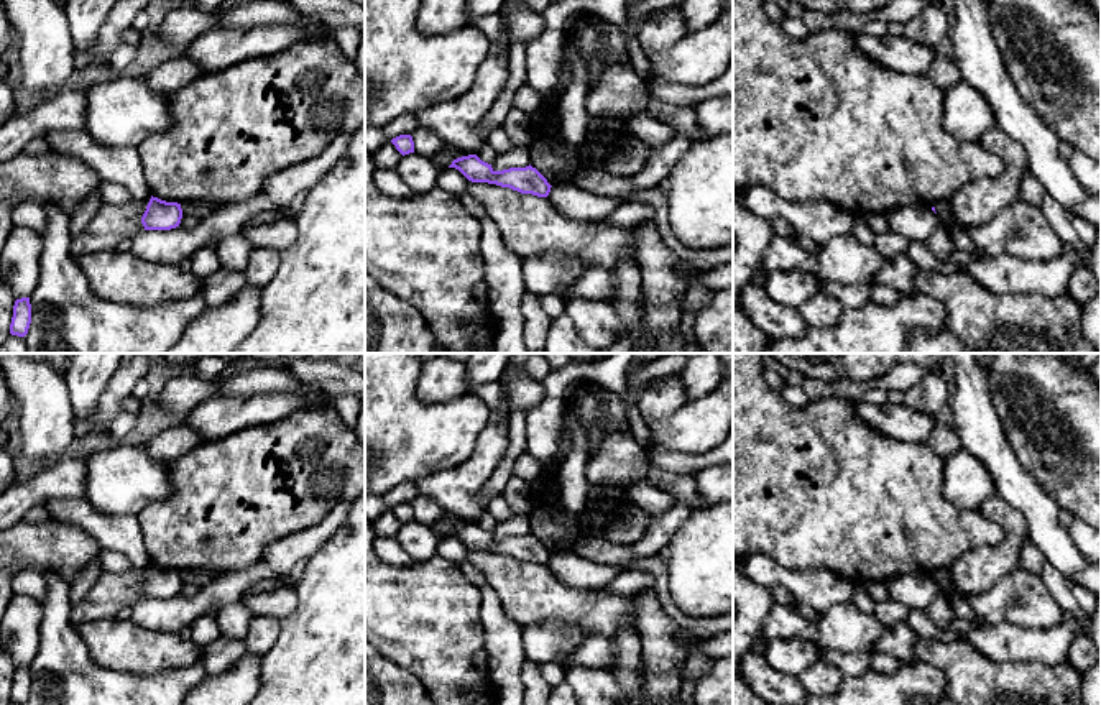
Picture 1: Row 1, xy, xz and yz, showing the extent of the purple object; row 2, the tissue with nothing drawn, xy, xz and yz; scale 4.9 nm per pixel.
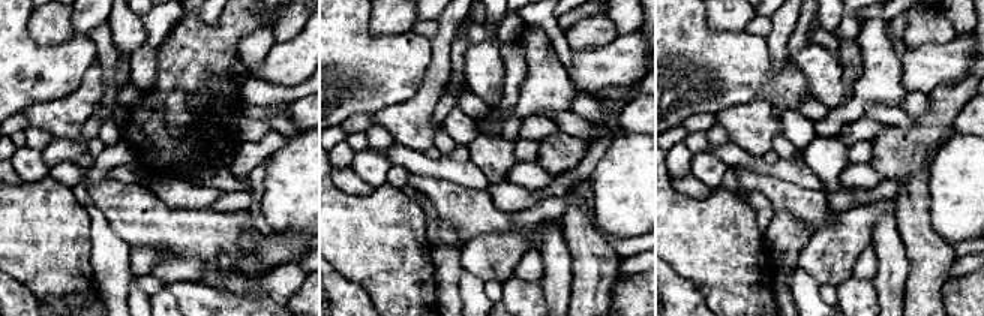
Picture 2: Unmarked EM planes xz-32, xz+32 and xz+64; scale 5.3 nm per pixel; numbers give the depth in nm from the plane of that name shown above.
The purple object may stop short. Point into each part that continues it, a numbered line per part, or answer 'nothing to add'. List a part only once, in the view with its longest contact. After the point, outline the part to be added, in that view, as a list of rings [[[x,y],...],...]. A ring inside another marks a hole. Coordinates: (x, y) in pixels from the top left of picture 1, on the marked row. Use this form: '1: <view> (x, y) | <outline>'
nothing to add

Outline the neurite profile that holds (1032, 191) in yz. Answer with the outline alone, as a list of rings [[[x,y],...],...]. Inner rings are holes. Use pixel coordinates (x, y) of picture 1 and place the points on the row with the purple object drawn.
[[[1027,171],[1020,184],[1019,197],[1032,205],[1040,205],[1043,194],[1045,194],[1043,186],[1030,171]]]

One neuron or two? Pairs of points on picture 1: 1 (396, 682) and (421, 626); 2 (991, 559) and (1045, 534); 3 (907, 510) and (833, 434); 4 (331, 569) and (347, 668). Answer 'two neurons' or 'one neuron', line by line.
1: two neurons
2: two neurons
3: one neuron
4: one neuron

